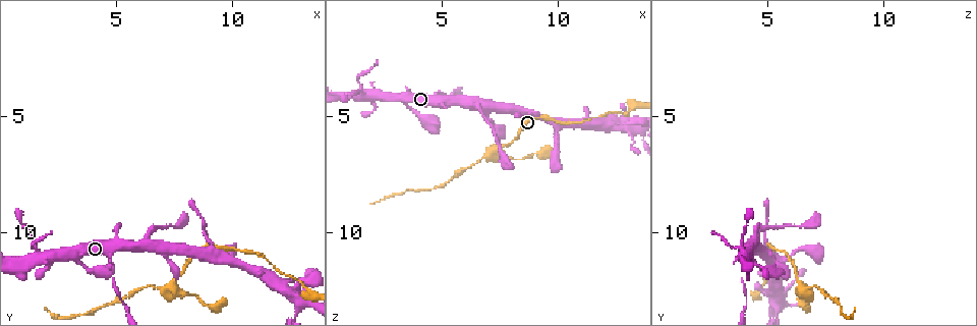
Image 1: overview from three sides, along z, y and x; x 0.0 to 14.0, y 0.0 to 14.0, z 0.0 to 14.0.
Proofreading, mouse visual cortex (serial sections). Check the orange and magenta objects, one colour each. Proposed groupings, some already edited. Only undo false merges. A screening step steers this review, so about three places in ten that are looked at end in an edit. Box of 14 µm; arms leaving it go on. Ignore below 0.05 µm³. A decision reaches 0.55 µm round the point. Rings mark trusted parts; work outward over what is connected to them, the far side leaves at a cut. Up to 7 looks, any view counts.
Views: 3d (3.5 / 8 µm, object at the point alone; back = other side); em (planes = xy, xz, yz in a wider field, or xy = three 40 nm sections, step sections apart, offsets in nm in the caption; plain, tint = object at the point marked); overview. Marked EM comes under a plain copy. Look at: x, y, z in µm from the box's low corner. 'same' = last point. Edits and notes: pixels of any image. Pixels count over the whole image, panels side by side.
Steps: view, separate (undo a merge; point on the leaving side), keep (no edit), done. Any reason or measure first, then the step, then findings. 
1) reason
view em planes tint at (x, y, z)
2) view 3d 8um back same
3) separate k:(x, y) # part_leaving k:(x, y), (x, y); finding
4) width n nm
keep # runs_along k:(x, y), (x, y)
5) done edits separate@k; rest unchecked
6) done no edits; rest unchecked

sharp bend
view em xy step 2 tint at (10.0, 10.6, 6.6)

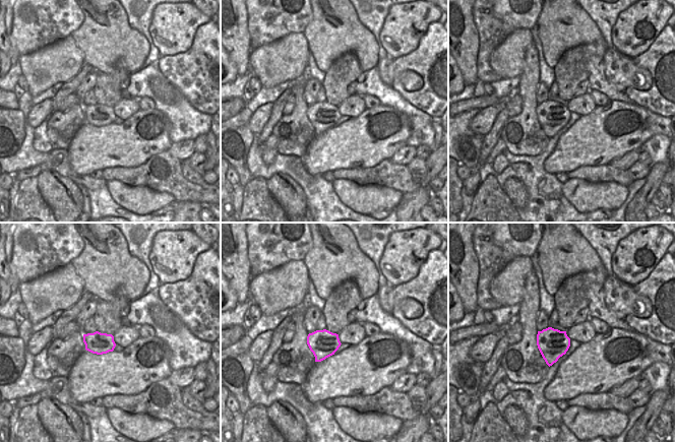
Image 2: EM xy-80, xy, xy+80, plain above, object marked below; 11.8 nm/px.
view 3d 3.5um same

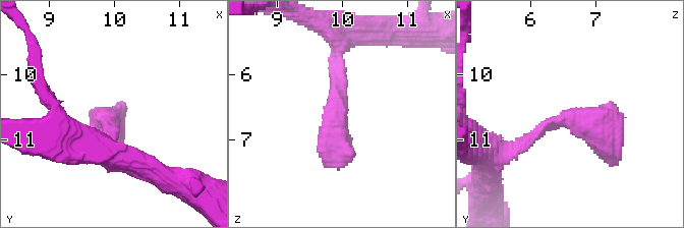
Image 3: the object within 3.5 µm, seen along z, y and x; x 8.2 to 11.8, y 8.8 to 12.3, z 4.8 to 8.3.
arm_widths 200, 350 nm
keep # runs_along 3:(511, 147), (581, 119), (610, 160); one cell here

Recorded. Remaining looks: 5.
view 3d 8um at (7.3, 12.2, 6.5)

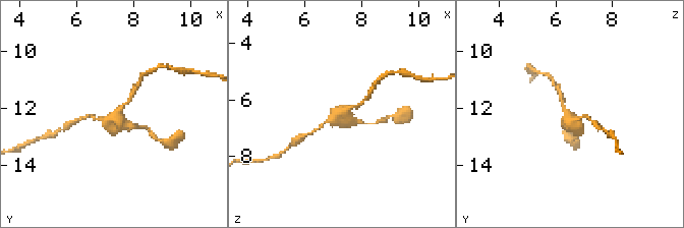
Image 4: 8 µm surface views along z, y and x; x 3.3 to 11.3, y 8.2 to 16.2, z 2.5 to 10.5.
view 3d 3.5um at (7.4, 12.2, 6.5)

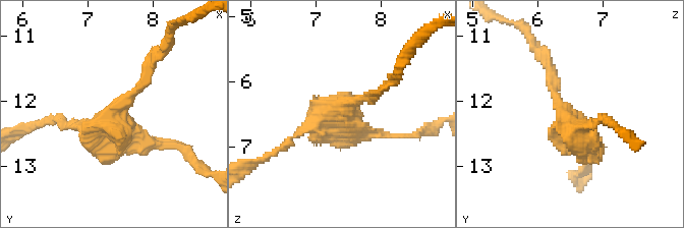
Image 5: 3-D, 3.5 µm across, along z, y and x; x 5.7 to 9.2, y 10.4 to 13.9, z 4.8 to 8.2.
keep # runs_along 5:(149, 64), (146, 80), (96, 130), (58, 121); one cell here

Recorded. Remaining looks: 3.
sharp bend
view 3d 8um back at (1.7, 11.0, 4.1)

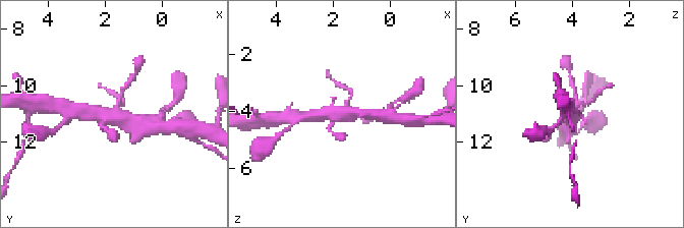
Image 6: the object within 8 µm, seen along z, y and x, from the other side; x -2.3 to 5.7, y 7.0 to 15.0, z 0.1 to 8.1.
need the tissue
view em xy step 1 tint at (1.7, 11.1, 4.1)

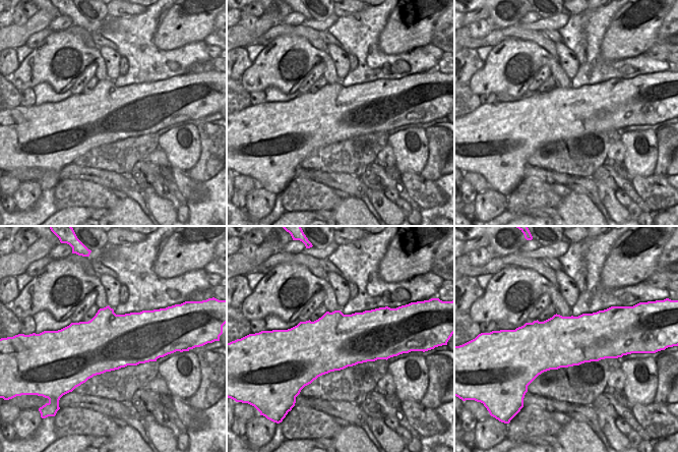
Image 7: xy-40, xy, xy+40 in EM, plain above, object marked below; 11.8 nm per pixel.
keep # one cell here

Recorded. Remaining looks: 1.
done no edits; rest unchecked

